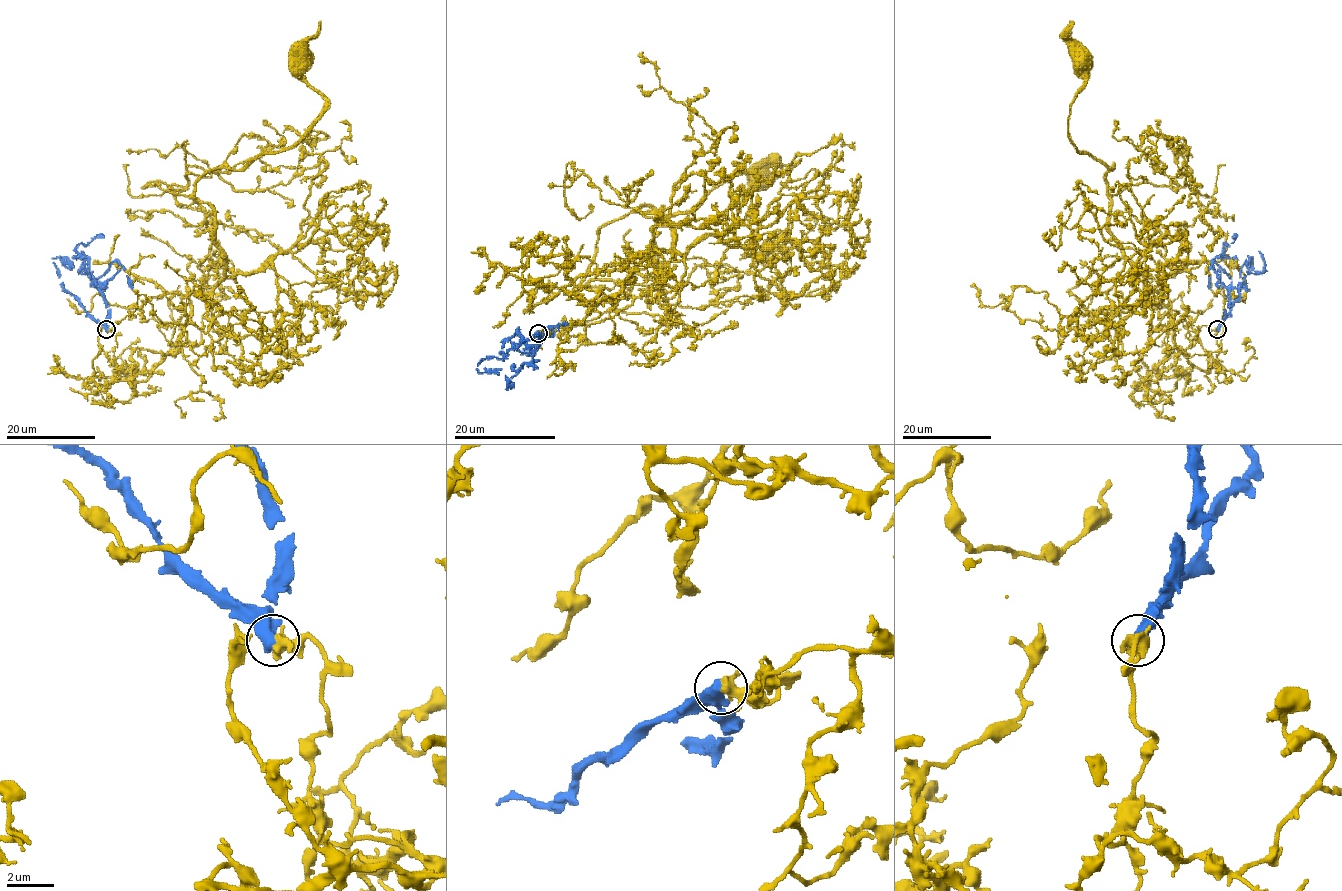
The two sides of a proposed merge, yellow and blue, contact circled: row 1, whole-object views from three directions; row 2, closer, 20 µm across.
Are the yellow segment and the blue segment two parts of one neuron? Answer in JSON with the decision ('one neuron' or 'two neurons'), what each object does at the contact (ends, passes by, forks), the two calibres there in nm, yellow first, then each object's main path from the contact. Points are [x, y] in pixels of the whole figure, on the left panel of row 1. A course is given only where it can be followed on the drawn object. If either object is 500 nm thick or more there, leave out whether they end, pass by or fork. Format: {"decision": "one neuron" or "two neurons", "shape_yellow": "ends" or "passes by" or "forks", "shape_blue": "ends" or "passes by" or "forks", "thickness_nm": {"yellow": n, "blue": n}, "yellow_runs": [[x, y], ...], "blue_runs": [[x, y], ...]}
{"decision": "two neurons", "thickness_nm": {"yellow": 600, "blue": 600}, "yellow_runs": [[106, 329], [118, 367], [178, 349], [189, 295], [224, 270], [195, 184], [302, 136], [325, 102], [304, 60]], "blue_runs": [[106, 329], [105, 296], [91, 281], [87, 256], [76, 247], [81, 243], [88, 245], [104, 235]]}

